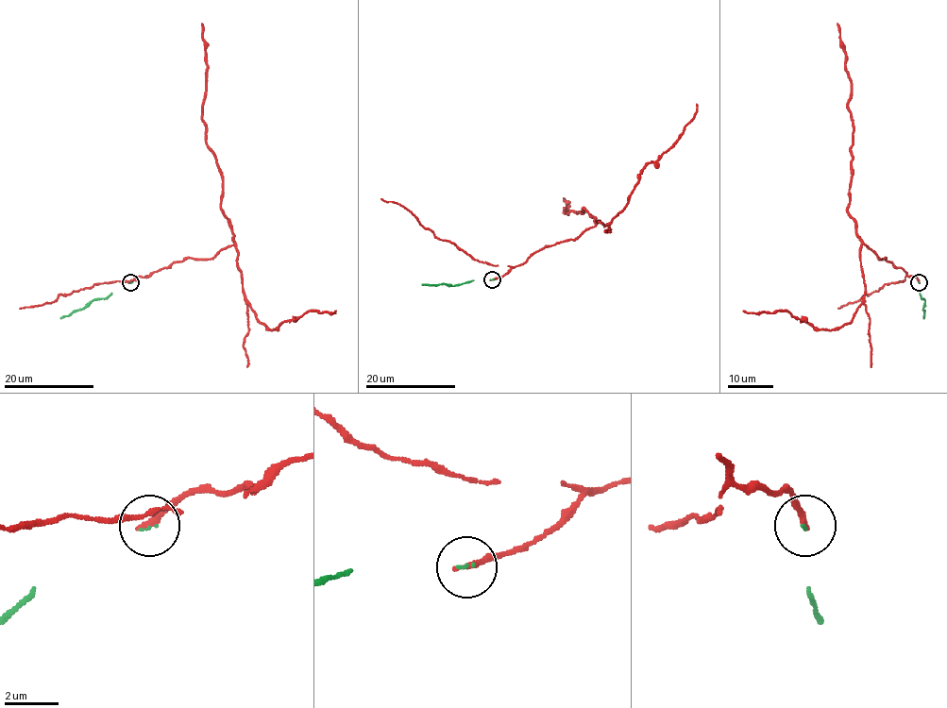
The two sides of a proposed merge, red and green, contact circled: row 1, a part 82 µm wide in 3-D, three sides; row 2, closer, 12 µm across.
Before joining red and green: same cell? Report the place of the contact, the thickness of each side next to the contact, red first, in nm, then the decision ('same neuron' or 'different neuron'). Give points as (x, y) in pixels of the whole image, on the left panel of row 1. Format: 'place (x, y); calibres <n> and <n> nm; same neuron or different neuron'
place (130, 282); calibres 240 and 60 nm; same neuron

